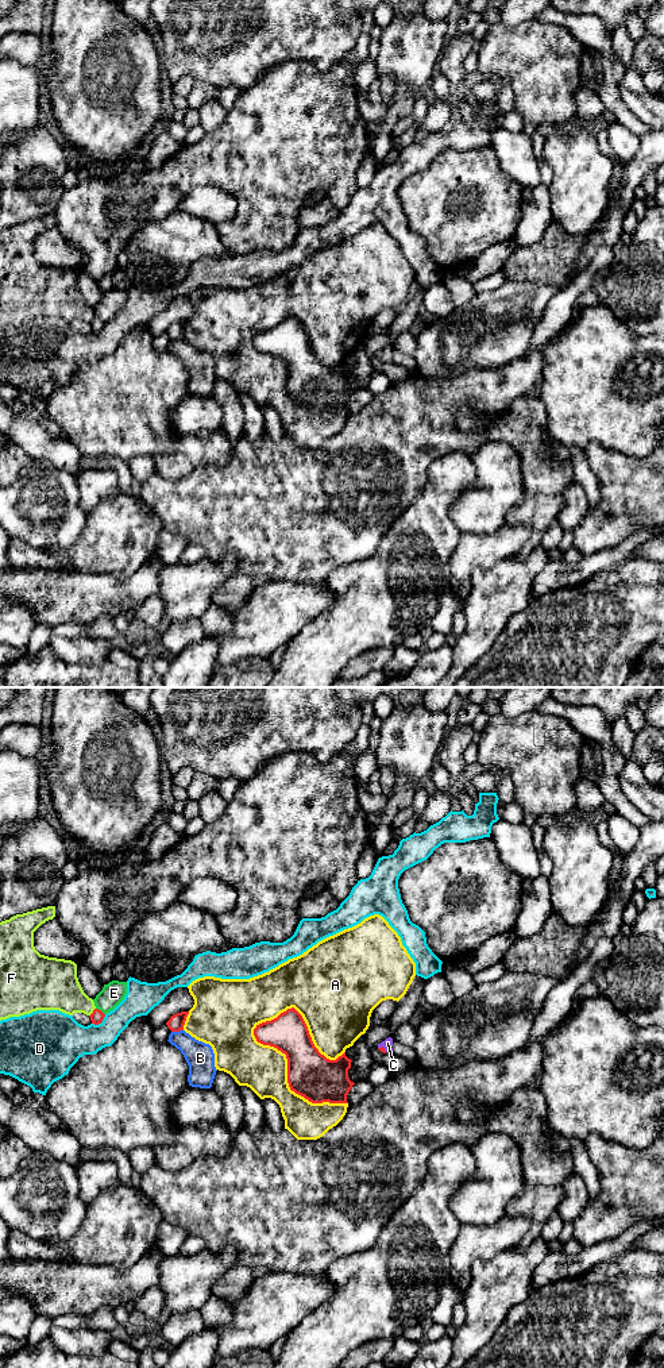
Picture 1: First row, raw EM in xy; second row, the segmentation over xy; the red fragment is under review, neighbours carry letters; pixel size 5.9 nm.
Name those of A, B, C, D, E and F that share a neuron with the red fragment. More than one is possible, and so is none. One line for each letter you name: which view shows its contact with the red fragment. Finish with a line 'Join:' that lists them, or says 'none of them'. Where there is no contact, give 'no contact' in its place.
C: xy
Join: C

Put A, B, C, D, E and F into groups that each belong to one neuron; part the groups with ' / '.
A / B / C / D / E / F

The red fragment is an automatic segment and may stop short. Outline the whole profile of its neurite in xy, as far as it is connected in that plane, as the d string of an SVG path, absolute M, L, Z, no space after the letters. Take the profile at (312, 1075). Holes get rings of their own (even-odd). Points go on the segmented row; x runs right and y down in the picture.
M294 1007L256 1025L254 1036L258 1043L286 1055L287 1083L292 1091L312 1103L348 1103L347 1095L355 1084L348 1078L352 1060L345 1052L336 1060L321 1055L302 1016Z

